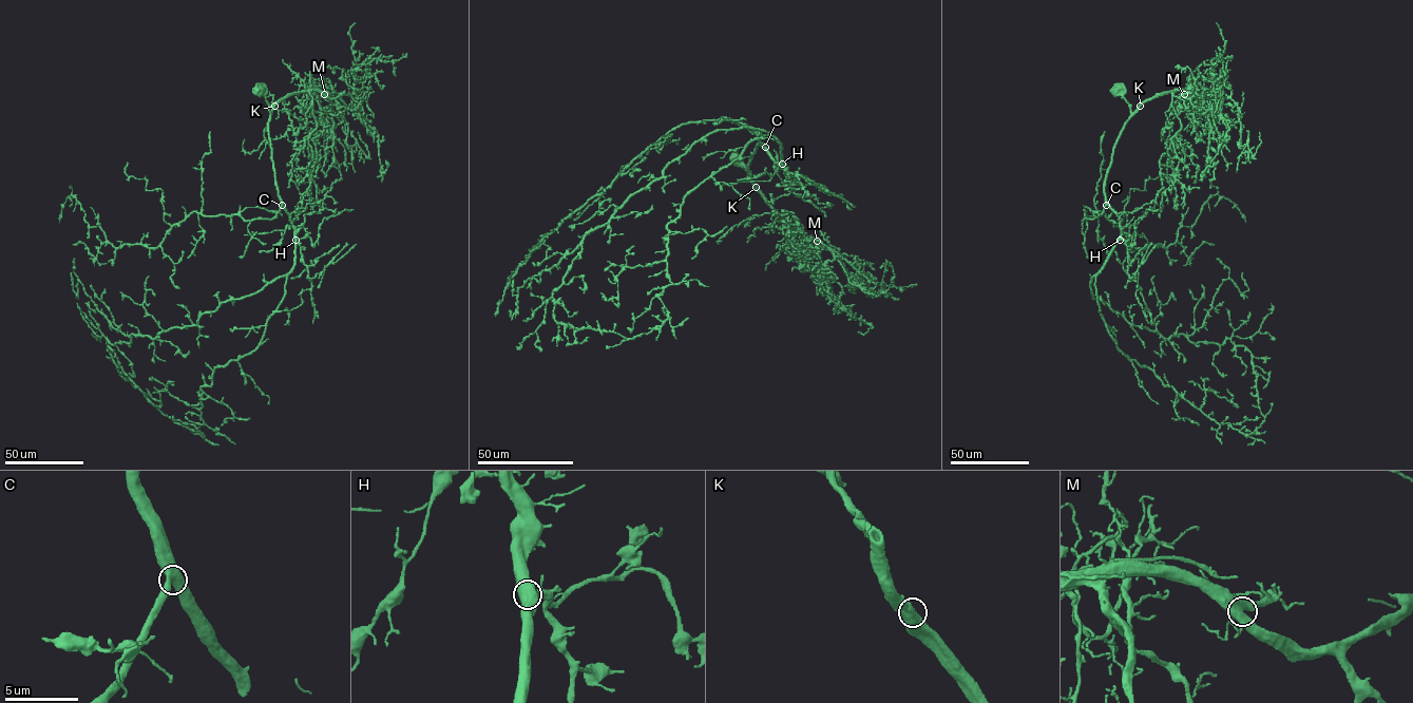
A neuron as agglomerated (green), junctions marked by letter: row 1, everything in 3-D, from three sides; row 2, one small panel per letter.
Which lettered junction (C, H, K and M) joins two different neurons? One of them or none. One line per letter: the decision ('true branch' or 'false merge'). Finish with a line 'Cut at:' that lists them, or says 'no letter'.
C: true branch
H: true branch
K: true branch
M: true branch
Cut at: no letter

